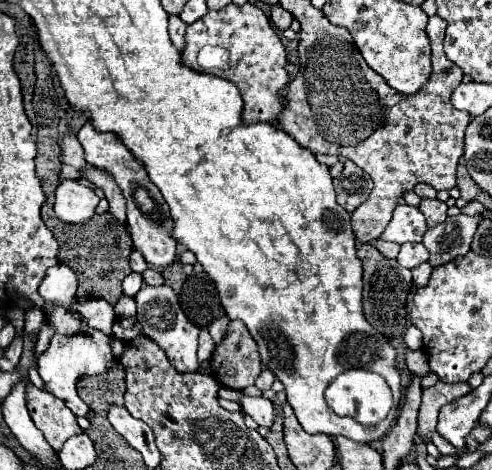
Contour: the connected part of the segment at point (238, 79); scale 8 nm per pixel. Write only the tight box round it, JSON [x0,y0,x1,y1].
[182,3,288,123]

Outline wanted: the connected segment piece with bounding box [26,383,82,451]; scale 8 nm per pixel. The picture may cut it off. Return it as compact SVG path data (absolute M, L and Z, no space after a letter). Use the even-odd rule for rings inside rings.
M32 383L26 387L26 407L30 419L42 431L54 451L60 451L68 437L82 433L74 419L74 413L70 413L70 409L66 409L66 405L52 393L42 391Z

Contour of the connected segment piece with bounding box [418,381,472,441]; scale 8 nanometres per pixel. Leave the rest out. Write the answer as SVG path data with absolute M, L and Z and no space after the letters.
M438 381L436 385L424 389L422 403L420 403L420 417L418 417L418 433L424 441L428 441L428 433L436 429L436 415L442 405L470 393L472 387L468 383L444 383Z

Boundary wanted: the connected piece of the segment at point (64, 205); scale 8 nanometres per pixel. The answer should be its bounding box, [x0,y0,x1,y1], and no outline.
[54,179,98,223]

